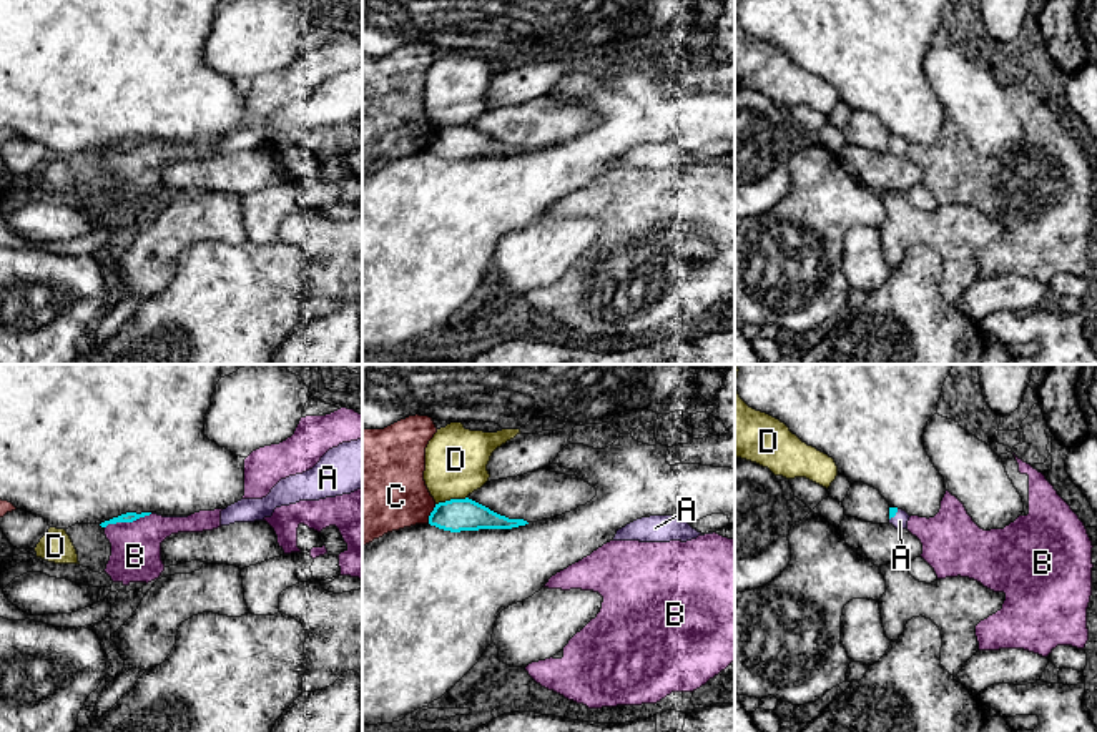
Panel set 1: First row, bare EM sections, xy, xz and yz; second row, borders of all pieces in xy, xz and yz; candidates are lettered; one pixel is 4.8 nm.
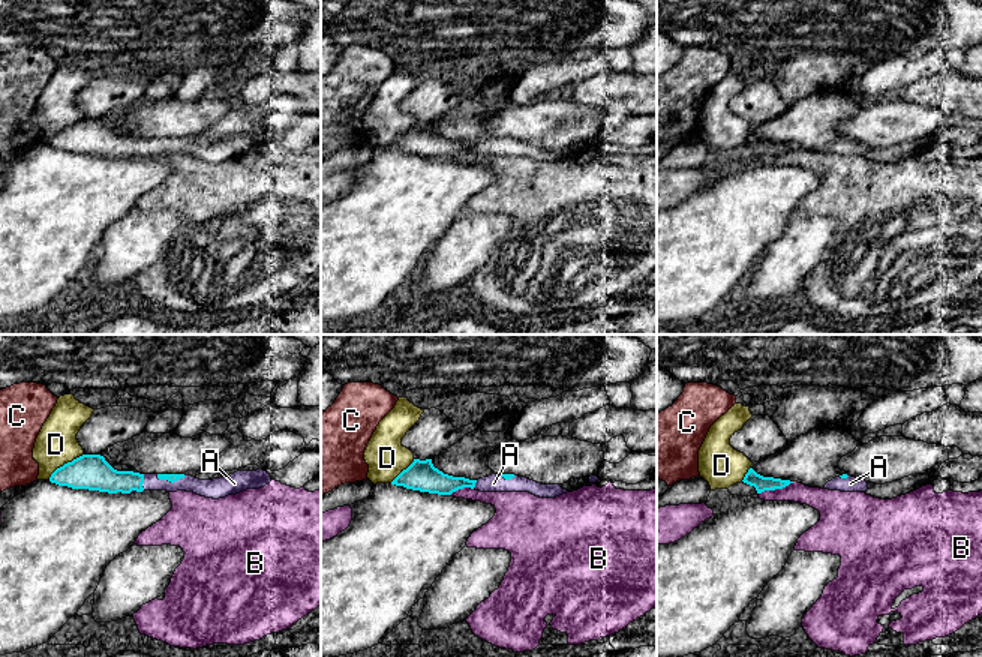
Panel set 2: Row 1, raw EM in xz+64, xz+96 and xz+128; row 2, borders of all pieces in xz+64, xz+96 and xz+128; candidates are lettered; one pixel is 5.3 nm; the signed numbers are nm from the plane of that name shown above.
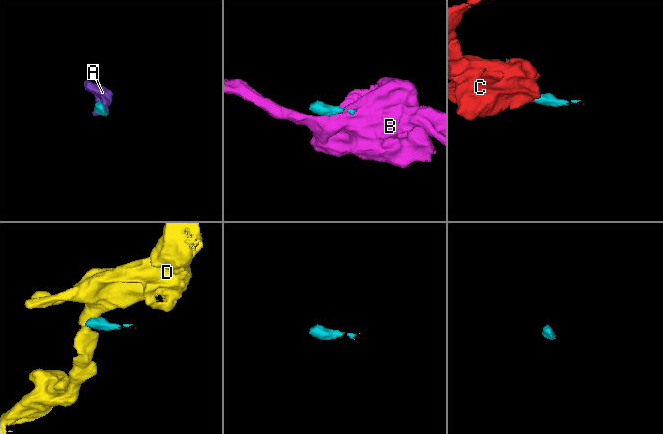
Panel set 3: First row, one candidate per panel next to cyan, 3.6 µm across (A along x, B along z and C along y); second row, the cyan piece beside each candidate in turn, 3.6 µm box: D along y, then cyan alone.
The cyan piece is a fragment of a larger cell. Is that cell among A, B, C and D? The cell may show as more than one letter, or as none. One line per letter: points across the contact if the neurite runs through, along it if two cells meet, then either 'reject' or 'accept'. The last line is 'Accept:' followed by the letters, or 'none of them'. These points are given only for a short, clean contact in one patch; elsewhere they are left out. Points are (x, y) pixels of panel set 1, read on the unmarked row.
A: across yz (893, 138), (895, 142), (900, 148) | accept
B: along xy (152, 140), (132, 148), (110, 150), (105, 155) | reject
C: along xz (436, 132), (427, 148) | reject
D: along xz (467, 123), (436, 132) | reject
Accept: A

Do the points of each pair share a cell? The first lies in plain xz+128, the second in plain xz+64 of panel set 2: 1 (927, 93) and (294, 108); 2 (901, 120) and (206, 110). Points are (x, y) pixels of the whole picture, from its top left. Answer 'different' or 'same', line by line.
1: different
2: same

